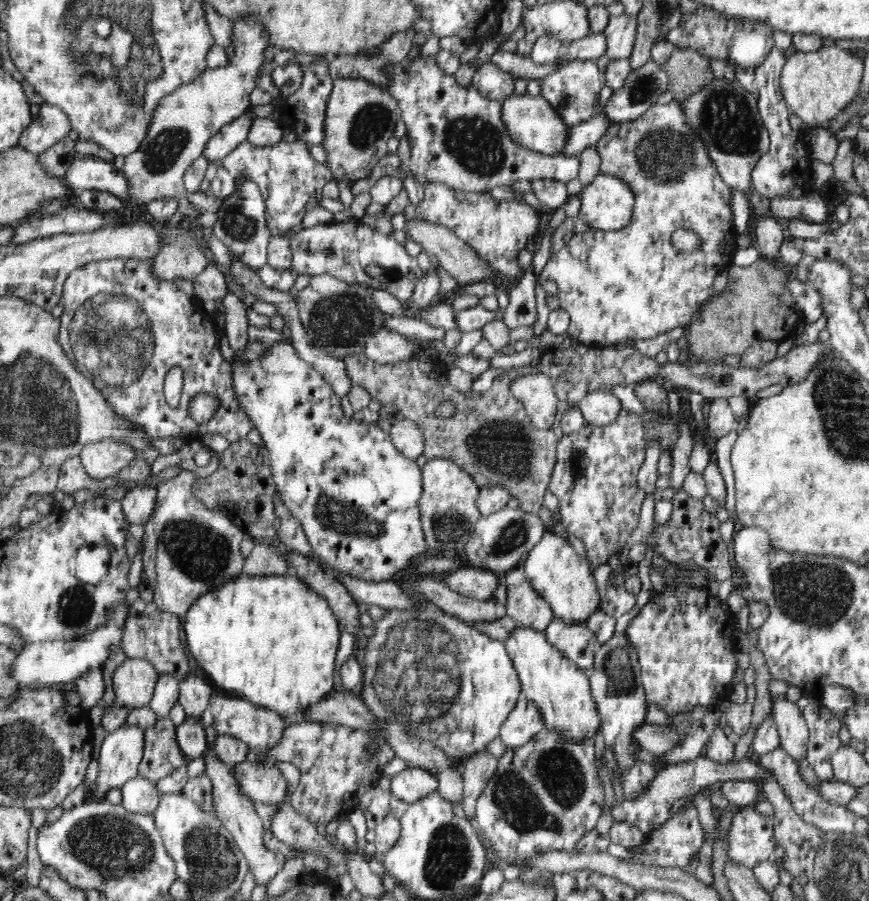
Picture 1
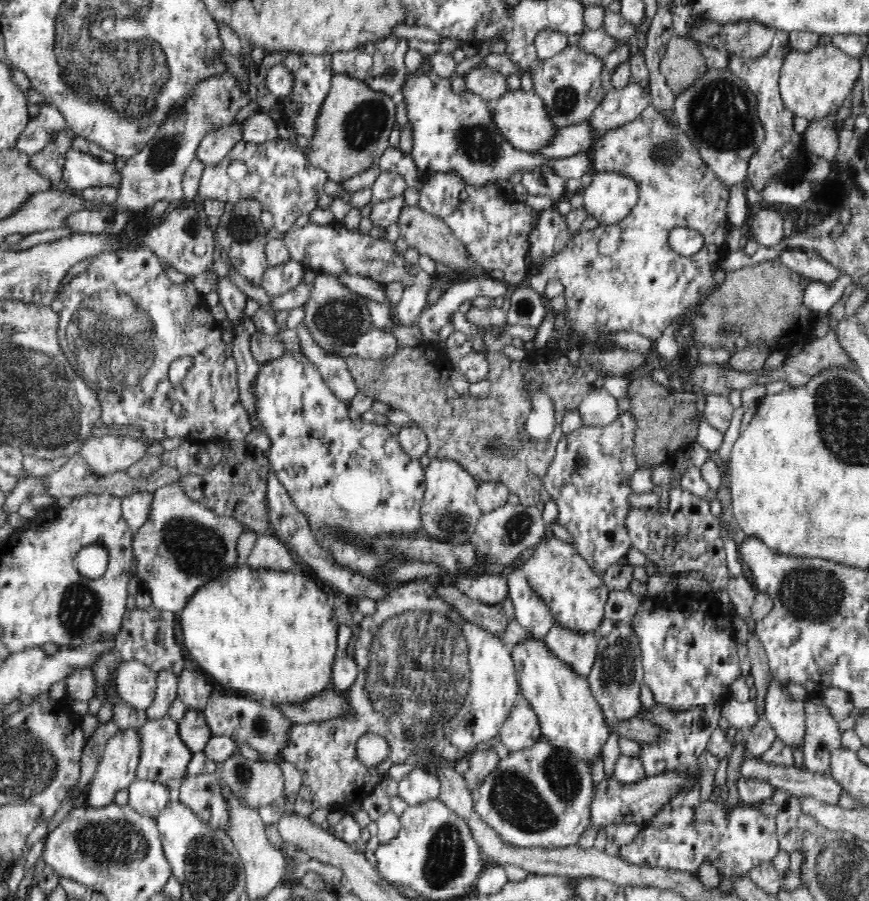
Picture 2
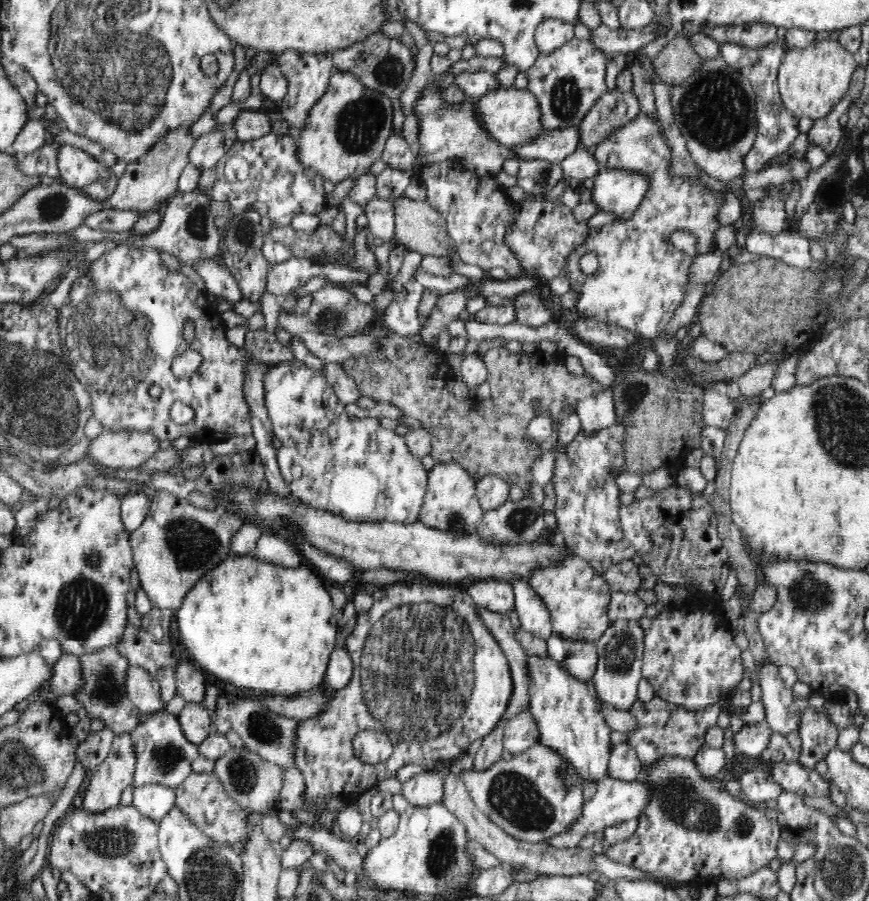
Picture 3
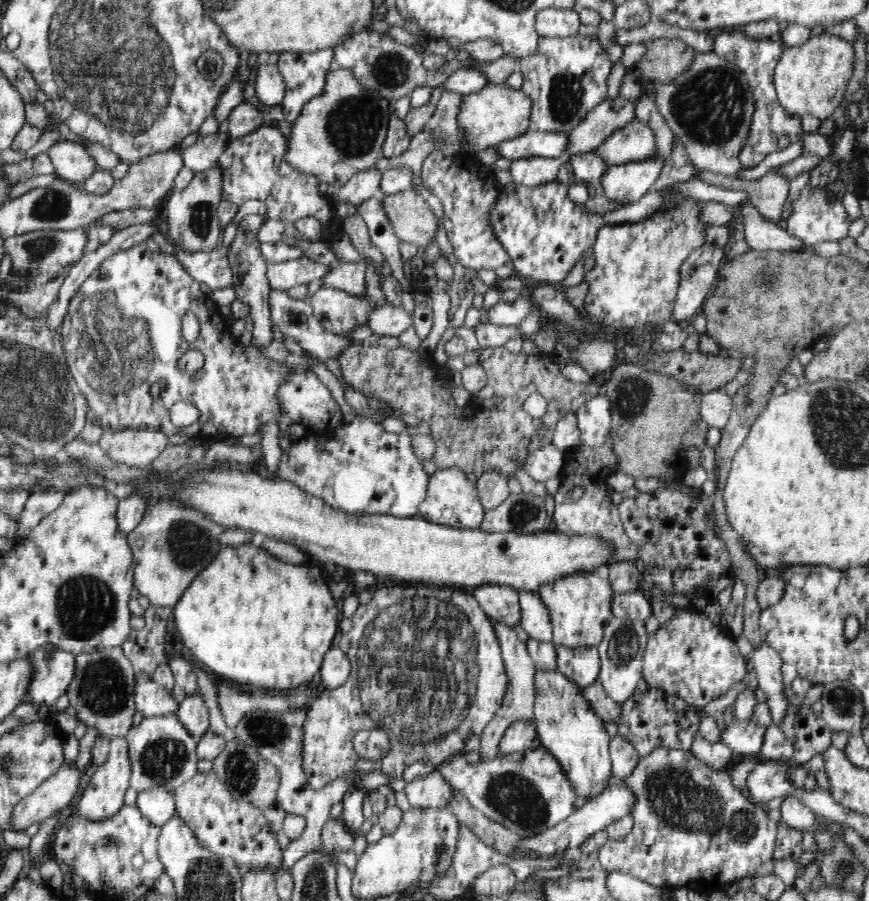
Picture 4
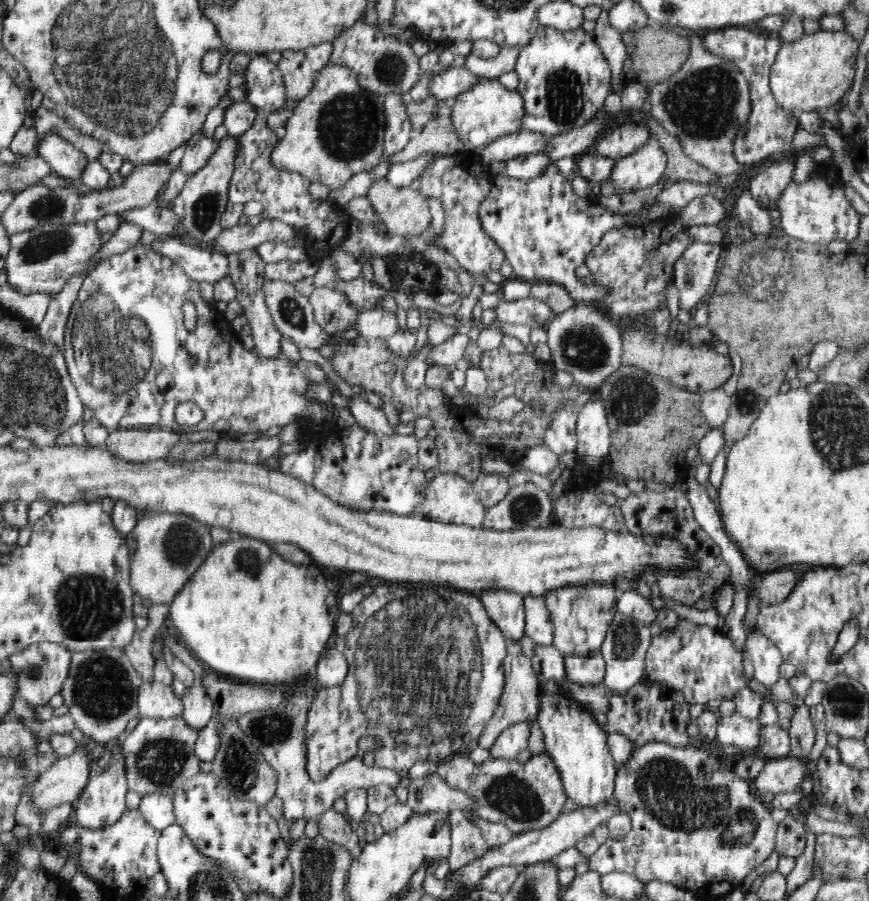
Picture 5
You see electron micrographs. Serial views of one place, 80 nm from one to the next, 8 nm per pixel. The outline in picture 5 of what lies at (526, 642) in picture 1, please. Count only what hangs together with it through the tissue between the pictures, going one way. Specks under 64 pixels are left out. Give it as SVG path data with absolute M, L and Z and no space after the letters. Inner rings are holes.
M547 679L540 685L544 699L540 698L537 722L543 732L545 752L558 767L566 794L576 800L579 807L599 807L614 796L617 773L613 756L607 745L608 732L600 727L589 710L582 710L576 700L565 692L564 681Z

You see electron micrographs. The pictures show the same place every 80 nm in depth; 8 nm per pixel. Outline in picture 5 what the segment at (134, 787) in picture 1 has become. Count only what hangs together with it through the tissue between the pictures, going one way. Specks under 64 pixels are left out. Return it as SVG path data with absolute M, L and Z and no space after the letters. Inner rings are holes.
M150 792L149 795L141 795L139 810L146 822L159 831L176 820L173 797L170 794Z

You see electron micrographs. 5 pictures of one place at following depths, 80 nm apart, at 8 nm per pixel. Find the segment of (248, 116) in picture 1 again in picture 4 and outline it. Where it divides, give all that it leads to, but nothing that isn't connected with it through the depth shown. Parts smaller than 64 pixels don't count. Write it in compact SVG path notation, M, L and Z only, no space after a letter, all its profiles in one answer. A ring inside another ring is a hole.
M220 131L198 137L194 144L183 150L184 167L202 174L218 162L228 148L232 138L227 131Z

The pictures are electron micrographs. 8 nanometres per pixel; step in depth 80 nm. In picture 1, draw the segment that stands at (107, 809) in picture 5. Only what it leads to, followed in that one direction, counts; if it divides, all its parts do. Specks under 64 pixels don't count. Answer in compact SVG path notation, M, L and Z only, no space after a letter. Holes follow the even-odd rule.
M124 725L109 733L101 746L98 776L94 787L98 801L104 801L110 788L120 789L122 784L137 776L145 745L145 729Z

